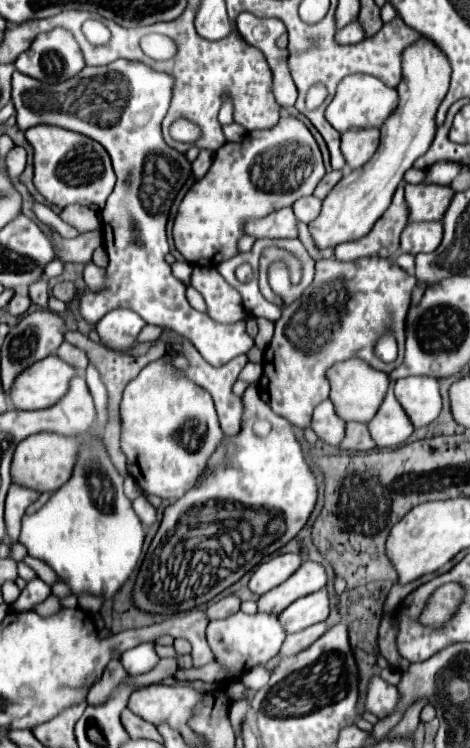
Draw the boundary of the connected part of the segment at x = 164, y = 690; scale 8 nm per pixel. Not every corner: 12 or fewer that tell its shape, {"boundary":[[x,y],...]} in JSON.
{"boundary":[[158,684],[132,692],[128,708],[186,732],[202,694]]}

